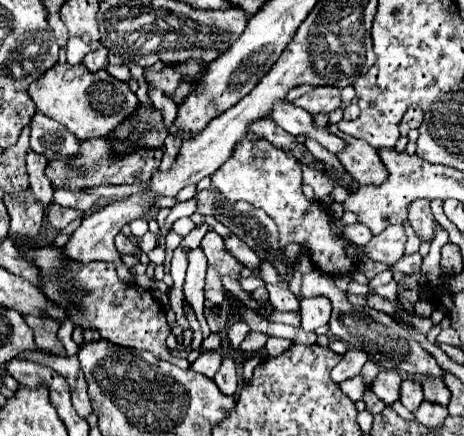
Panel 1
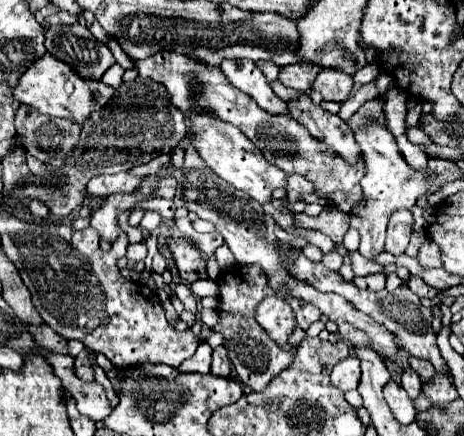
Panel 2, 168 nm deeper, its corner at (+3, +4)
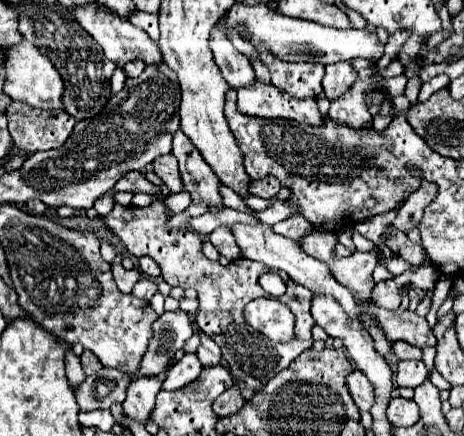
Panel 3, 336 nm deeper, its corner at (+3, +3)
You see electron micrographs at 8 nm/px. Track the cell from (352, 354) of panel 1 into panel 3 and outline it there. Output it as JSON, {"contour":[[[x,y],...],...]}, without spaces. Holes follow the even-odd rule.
{"contour":[[[359,370],[351,372],[349,374],[349,380],[347,380],[347,386],[349,386],[349,392],[355,400],[355,404],[359,406],[361,412],[369,412],[371,406],[373,406],[373,384],[367,380],[367,376]]]}

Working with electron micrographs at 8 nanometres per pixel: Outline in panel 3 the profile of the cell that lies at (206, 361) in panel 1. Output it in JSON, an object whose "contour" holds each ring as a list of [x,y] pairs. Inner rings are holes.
{"contour":[[[185,354],[179,362],[173,364],[173,368],[169,368],[167,378],[161,384],[161,390],[179,390],[179,388],[191,384],[193,380],[197,380],[201,370],[203,370],[203,366],[197,360],[197,356]]]}

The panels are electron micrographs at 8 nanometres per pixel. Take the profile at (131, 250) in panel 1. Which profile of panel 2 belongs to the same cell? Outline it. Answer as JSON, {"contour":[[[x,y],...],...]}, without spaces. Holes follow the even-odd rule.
{"contour":[[[131,243],[127,247],[127,259],[129,261],[143,261],[147,257],[147,245],[145,243]]]}

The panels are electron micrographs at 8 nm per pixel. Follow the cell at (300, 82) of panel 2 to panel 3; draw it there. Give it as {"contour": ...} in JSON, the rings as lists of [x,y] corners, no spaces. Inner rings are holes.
{"contour":[[[255,46],[255,52],[263,60],[263,64],[271,72],[271,84],[279,90],[287,92],[289,96],[303,100],[303,98],[317,98],[323,88],[323,64],[319,62],[283,62],[273,56],[265,46]]]}

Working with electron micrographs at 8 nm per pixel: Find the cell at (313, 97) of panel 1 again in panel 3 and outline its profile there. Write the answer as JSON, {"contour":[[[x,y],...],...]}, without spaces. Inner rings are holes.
{"contour":[[[351,62],[329,64],[329,66],[325,66],[323,94],[329,100],[335,100],[335,98],[339,98],[345,92],[345,88],[349,88],[349,84],[353,84],[355,78],[357,78],[357,72],[355,72]]]}

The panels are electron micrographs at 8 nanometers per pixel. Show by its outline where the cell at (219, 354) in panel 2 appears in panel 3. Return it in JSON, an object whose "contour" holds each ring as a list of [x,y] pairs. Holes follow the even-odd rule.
{"contour":[[[199,330],[199,348],[197,348],[197,358],[201,360],[203,366],[213,366],[213,364],[219,364],[221,362],[221,350],[219,346],[205,334]]]}

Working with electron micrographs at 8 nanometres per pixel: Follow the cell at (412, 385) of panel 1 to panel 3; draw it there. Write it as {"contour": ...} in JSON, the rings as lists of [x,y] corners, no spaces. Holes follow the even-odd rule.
{"contour":[[[401,360],[397,370],[397,384],[415,388],[429,378],[429,370],[425,368],[423,360]]]}

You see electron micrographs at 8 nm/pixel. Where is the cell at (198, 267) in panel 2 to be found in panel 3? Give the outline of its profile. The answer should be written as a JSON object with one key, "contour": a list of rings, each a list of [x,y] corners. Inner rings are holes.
{"contour":[[[153,200],[153,204],[147,208],[115,204],[115,208],[101,220],[103,220],[105,228],[109,232],[113,232],[125,244],[129,254],[133,254],[137,258],[141,258],[141,256],[153,258],[163,272],[163,280],[171,288],[179,286],[179,288],[197,290],[199,310],[195,314],[195,322],[207,336],[211,336],[217,342],[217,346],[223,352],[223,360],[227,362],[227,366],[241,390],[241,398],[245,402],[249,402],[267,380],[271,380],[277,372],[287,368],[301,352],[305,352],[313,346],[311,328],[315,324],[313,324],[313,318],[309,316],[311,292],[305,290],[303,286],[295,284],[287,274],[279,272],[287,284],[287,292],[279,300],[295,316],[295,338],[289,340],[287,350],[281,350],[283,346],[275,344],[271,340],[265,340],[265,342],[257,340],[253,330],[243,320],[243,310],[245,304],[249,304],[251,300],[269,296],[257,282],[257,278],[263,274],[263,264],[245,260],[245,258],[237,258],[237,260],[229,262],[227,266],[221,266],[219,262],[211,262],[205,256],[201,256],[201,238],[187,226],[167,228],[169,218],[171,218],[171,210],[165,206],[165,202]]]}

